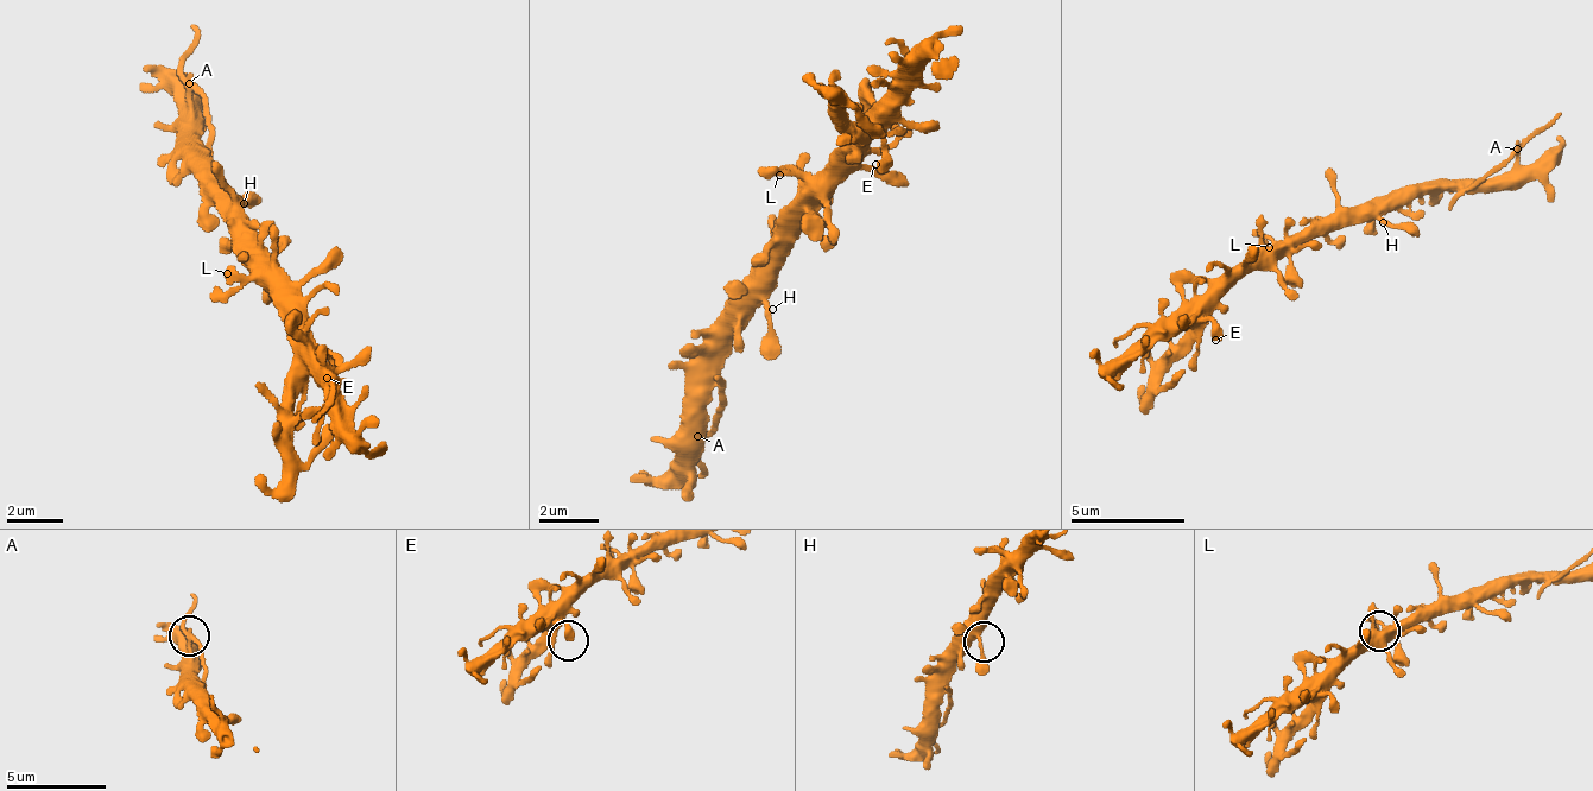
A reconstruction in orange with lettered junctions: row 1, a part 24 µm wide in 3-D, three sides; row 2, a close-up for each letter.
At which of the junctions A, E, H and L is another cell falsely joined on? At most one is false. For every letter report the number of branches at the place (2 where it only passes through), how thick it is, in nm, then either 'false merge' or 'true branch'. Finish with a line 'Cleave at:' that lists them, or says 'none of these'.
A: 3 | 200 nm | false merge
E: 1 | 320 nm | true branch
H: 2 | 320 nm | true branch
L: 2 | 240 nm | true branch
Cleave at: A

